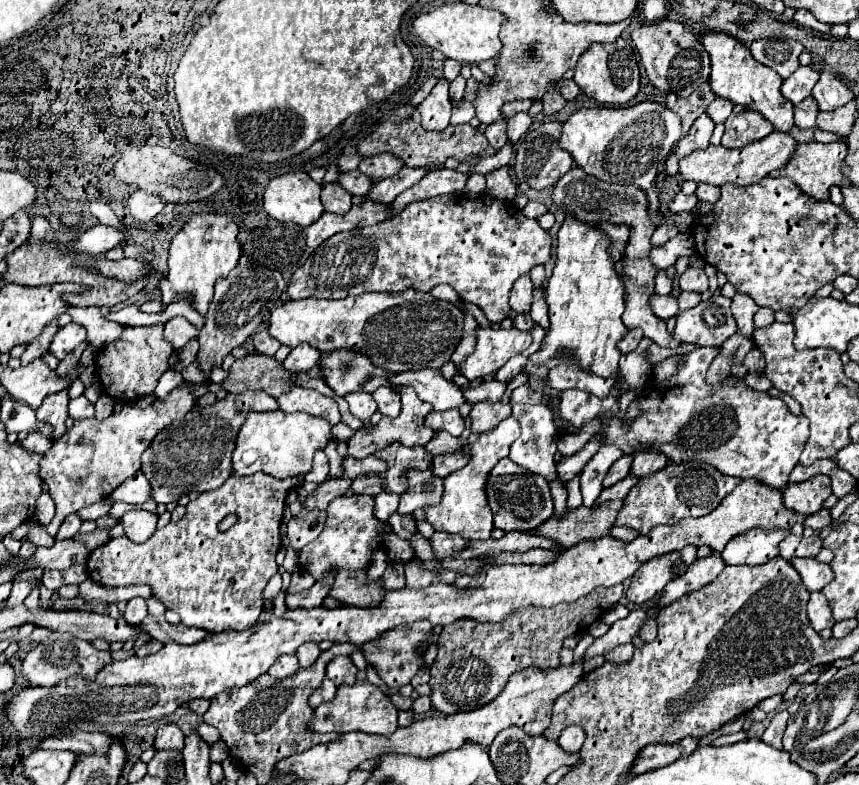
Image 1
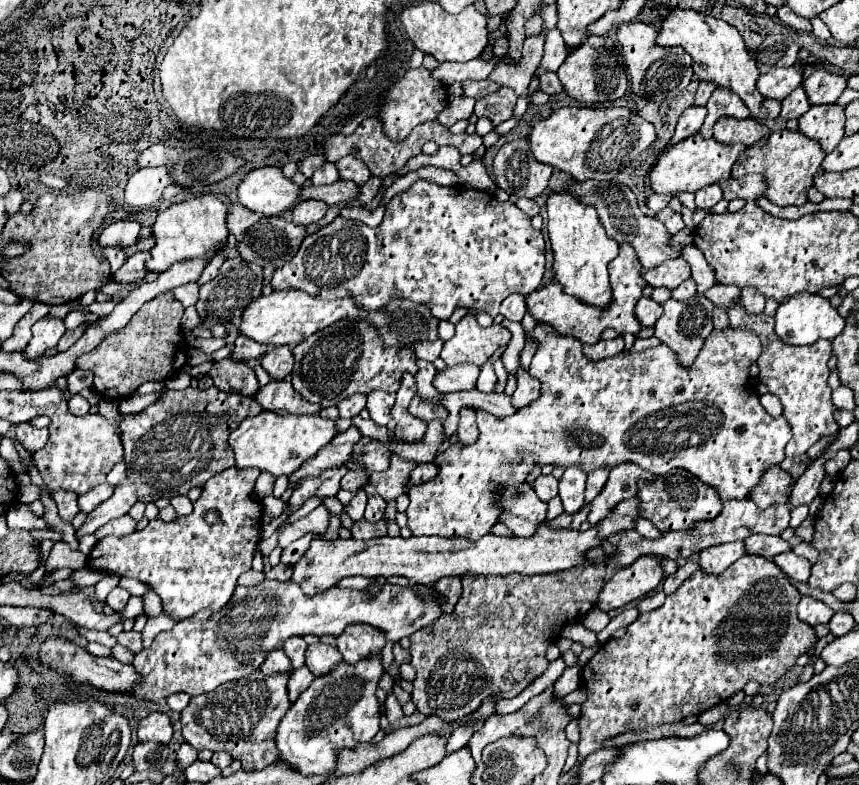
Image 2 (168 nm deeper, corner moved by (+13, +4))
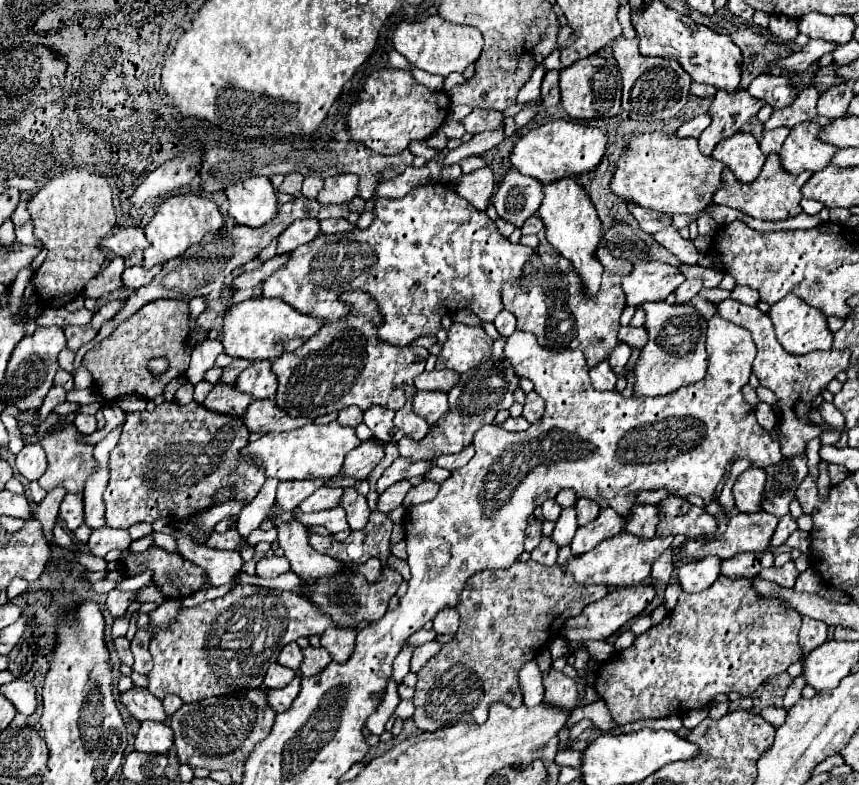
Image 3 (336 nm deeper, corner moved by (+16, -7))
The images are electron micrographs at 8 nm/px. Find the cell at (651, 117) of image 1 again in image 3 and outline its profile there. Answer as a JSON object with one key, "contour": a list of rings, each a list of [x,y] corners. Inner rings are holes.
{"contour":[[[552,121],[540,125],[520,137],[514,145],[510,161],[522,175],[534,177],[544,185],[564,179],[564,177],[578,177],[582,173],[592,173],[598,169],[602,157],[608,149],[608,133],[598,127],[586,127],[574,121]]]}

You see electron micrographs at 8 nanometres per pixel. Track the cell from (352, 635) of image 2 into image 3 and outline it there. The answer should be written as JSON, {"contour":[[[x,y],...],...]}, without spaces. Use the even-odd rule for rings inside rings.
{"contour":[[[330,627],[328,631],[324,631],[320,639],[322,639],[322,647],[332,655],[336,663],[346,663],[356,647],[356,629]]]}

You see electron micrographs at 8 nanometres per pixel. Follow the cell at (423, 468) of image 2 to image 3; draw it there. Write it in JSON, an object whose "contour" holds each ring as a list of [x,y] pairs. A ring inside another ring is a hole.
{"contour":[[[400,481],[400,483],[388,487],[388,489],[378,497],[378,511],[388,513],[388,511],[400,507],[402,501],[404,501],[404,497],[406,497],[406,493],[408,493],[412,487],[414,487],[414,485],[412,485],[410,481]]]}

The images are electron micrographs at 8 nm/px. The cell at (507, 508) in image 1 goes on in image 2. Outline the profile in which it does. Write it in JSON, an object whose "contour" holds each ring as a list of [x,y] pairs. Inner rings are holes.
{"contour":[[[529,484],[505,488],[501,492],[501,502],[505,506],[501,522],[517,536],[533,536],[537,532],[537,526],[545,520],[547,504],[535,496]]]}

